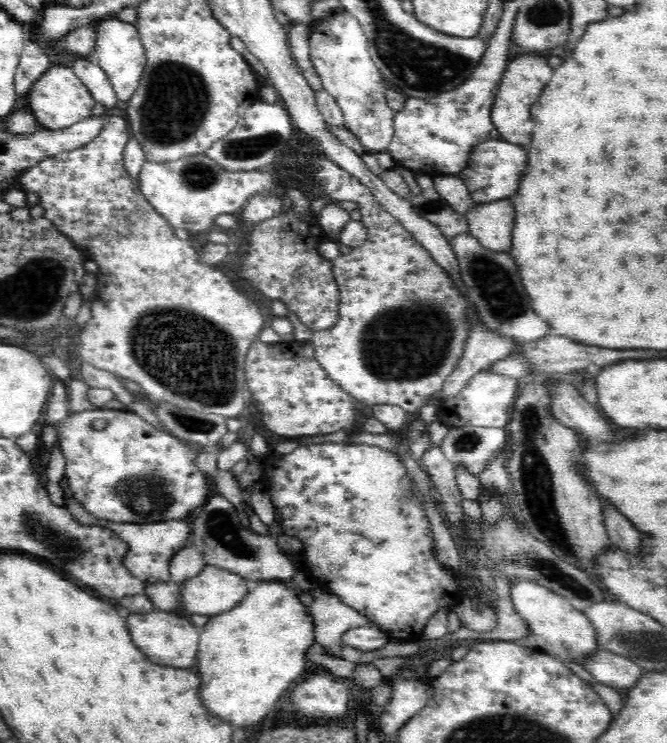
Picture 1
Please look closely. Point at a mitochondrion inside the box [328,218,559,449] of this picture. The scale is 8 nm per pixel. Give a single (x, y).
(404, 344)

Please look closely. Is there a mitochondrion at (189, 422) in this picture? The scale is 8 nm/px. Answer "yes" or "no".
yes

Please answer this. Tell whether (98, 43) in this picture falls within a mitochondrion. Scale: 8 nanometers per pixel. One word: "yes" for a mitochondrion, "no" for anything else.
no

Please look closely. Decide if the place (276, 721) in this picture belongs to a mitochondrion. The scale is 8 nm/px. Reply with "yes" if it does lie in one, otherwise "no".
no

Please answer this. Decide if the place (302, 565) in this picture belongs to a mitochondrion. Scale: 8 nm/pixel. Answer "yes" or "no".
no

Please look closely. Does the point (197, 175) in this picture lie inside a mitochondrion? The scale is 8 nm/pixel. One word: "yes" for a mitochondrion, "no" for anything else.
yes

